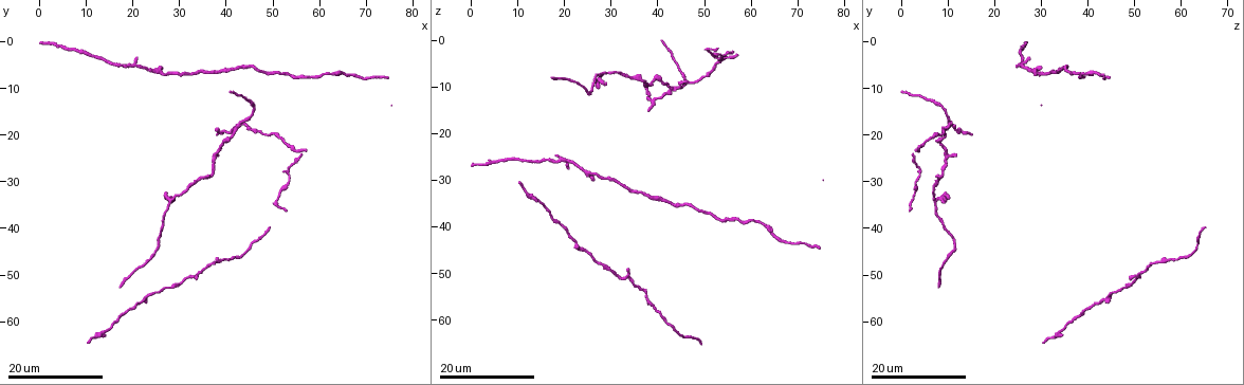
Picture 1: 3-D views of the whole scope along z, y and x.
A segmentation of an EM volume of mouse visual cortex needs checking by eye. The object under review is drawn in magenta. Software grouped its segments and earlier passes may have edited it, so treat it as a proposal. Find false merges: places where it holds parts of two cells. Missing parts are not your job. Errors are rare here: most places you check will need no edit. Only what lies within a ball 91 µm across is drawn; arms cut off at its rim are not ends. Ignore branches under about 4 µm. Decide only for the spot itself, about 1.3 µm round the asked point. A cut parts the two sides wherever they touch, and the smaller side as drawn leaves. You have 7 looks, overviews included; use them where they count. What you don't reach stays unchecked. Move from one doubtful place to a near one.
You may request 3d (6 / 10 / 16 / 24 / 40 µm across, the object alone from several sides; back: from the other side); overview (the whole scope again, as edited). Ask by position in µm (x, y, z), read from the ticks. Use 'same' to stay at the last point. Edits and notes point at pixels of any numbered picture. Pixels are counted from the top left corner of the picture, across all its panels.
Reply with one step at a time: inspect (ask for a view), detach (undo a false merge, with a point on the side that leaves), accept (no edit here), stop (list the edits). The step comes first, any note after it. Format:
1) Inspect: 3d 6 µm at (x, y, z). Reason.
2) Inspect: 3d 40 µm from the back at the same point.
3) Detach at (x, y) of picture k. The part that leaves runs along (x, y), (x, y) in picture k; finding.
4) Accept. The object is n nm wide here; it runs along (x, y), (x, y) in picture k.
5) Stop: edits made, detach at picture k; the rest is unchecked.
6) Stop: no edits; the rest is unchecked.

Inspect: 3d 16 µm at (23.0, 55.0, 43.5). Calibre changes.

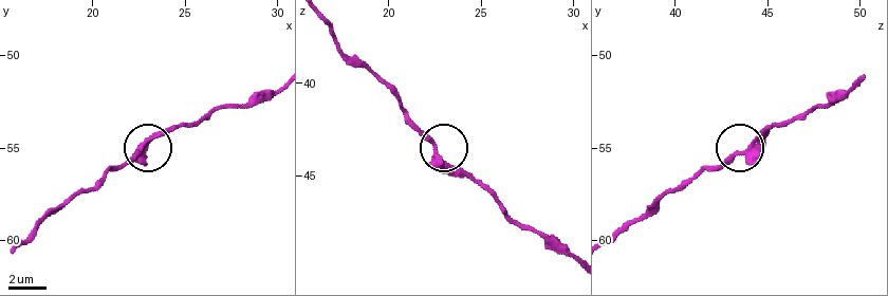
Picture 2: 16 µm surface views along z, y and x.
Inspect: 3d 10 µm at (22.3, 55.5, 43.3).

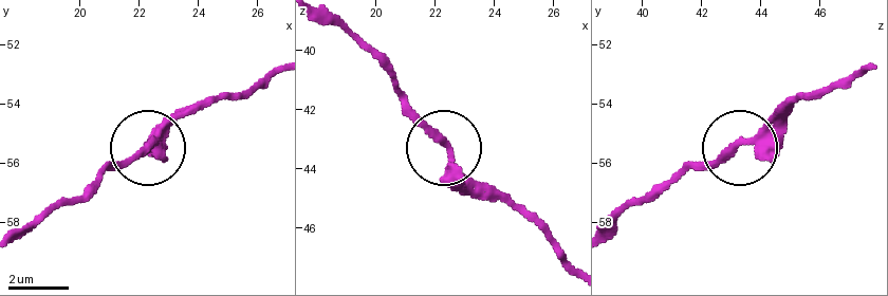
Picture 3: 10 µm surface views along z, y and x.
Accept. Continuous, no second cell.

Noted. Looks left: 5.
Inspect: 3d 16 µm at (13.5, 62.5, 34.5).

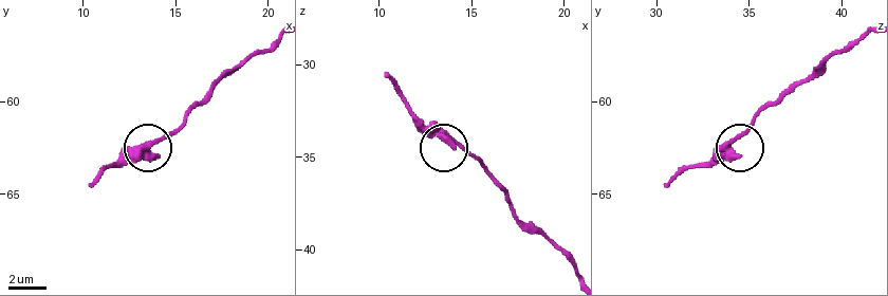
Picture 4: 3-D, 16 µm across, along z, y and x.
Inspect: 3d 6 µm at (13.9, 62.3, 33.9).

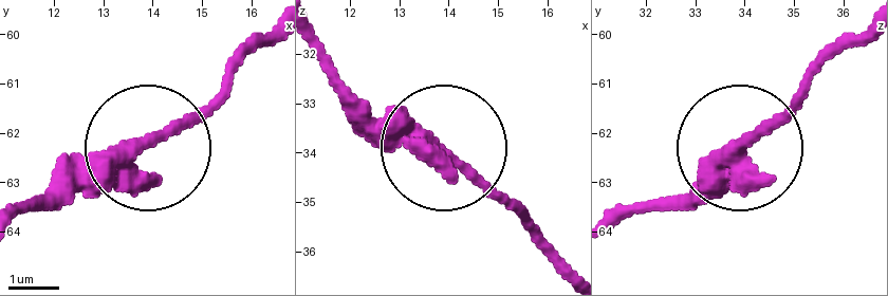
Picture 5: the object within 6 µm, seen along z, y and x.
Accept. 3 arms meet here; continuous, no second cell.

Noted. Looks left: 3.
Inspect: 3d 16 µm at (33.5, 50.0, 51.0). Calibre changes.

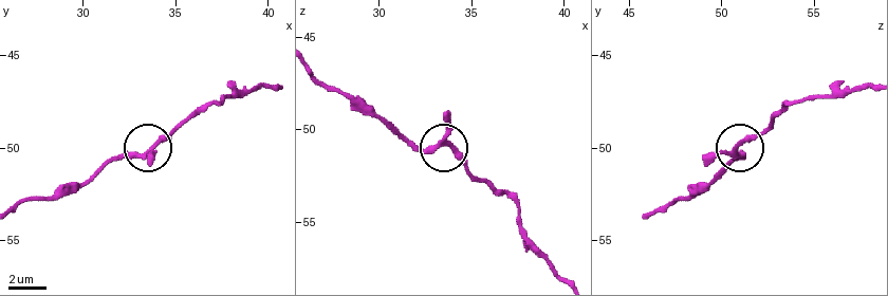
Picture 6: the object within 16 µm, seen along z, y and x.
Inspect: 3d 10 µm at (34.0, 49.8, 51.0).

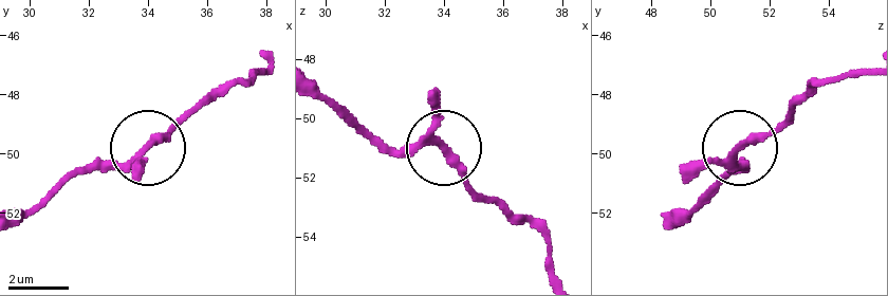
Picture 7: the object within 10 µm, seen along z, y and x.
Accept. 3 arms meet here; it runs along (320, 89), (395, 147), (441, 150), (484, 200) in picture 7; all the same cell.

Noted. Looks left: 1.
Stop: no edits; the rest is unchecked.

